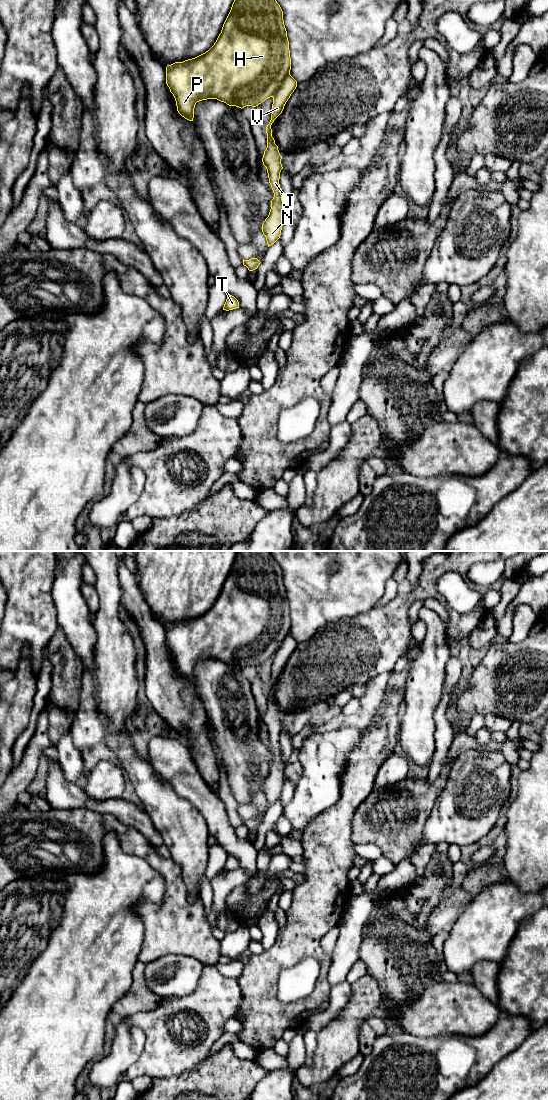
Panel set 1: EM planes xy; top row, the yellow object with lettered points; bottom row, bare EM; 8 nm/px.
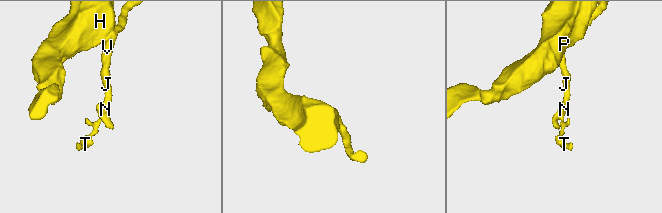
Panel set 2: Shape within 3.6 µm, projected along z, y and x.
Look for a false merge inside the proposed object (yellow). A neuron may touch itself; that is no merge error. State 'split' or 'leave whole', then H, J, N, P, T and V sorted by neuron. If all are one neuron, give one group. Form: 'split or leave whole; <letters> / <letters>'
split; H P / J N T V

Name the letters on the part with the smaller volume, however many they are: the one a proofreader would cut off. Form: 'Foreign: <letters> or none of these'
Foreign: J, N, T, V

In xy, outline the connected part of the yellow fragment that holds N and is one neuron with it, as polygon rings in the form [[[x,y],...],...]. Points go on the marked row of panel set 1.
[[[291,75],[281,83],[280,88],[273,96],[271,120],[266,127],[267,148],[264,151],[262,162],[267,169],[269,183],[274,193],[274,197],[271,200],[269,215],[262,224],[262,232],[266,237],[268,247],[280,238],[282,226],[284,224],[283,211],[285,208],[279,184],[280,172],[283,169],[281,164],[282,156],[280,155],[278,146],[275,144],[275,140],[272,137],[271,125],[282,113],[286,102],[296,87],[297,81]]]

